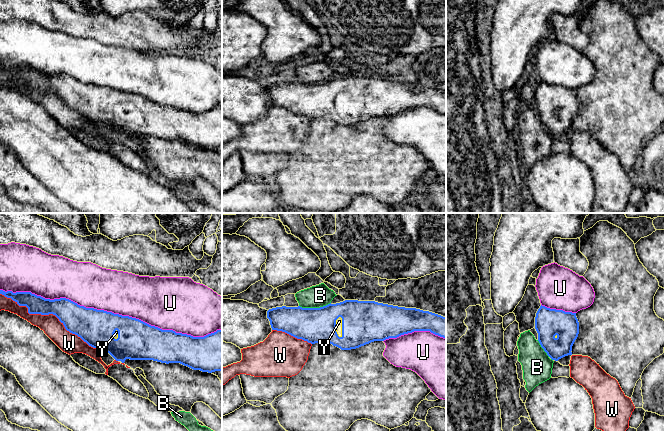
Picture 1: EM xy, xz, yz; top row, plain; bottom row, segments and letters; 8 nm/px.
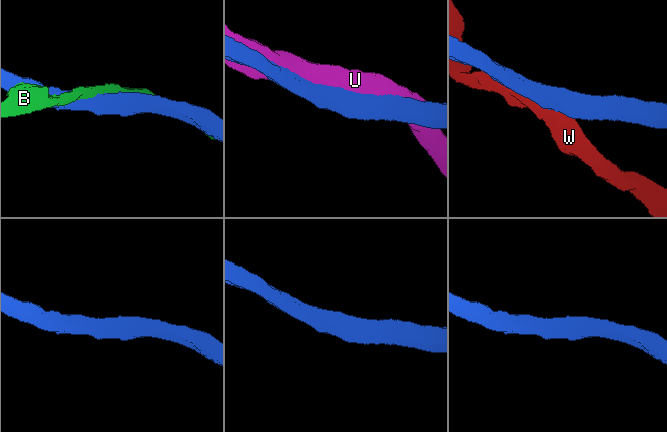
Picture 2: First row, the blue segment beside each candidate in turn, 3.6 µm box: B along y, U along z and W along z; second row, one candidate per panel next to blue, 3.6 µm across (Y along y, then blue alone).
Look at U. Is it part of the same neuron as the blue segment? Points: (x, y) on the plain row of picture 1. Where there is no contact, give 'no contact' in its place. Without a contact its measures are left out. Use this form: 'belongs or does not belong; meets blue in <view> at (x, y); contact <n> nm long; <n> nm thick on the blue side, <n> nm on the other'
does not belong; meets blue in xy at (111, 88); contact 1800 nm long; 280 nm thick on the blue side, 340 nm on the other

